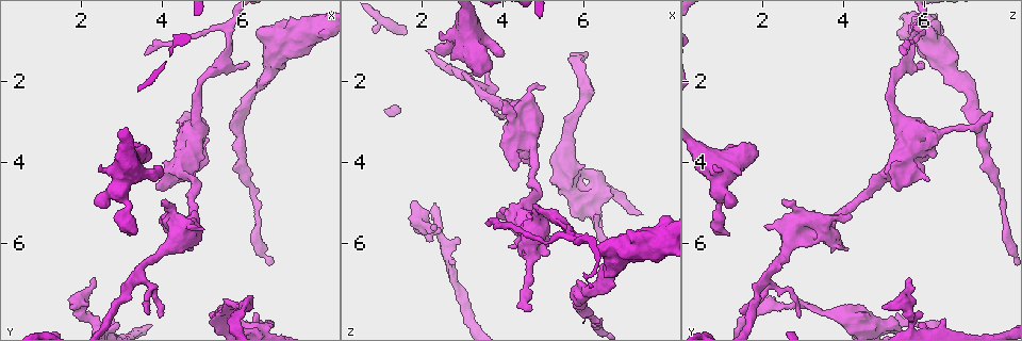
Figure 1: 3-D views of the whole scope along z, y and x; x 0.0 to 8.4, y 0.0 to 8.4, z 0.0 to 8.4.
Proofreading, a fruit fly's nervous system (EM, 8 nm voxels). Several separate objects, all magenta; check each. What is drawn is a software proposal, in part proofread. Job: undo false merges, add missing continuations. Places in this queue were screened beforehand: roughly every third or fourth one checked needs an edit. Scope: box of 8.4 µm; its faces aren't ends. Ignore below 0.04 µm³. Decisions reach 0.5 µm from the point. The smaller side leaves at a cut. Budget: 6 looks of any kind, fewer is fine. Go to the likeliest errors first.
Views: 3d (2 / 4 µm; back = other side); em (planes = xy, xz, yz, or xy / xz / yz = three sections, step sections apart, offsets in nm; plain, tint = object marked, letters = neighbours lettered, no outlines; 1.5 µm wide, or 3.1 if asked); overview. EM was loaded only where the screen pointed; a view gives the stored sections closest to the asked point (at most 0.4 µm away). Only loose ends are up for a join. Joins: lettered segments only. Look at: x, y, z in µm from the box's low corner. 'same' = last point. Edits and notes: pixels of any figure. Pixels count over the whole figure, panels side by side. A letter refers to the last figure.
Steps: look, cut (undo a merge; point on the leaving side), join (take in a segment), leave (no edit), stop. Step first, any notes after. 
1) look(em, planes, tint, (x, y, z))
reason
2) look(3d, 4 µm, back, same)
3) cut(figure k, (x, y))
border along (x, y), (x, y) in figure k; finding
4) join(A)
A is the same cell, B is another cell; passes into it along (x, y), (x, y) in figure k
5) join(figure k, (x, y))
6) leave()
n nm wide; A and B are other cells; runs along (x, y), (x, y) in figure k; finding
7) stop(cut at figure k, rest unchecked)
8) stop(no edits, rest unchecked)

look(em, xy, step 4, letters, (3.20, 5.80, 1.15))
an open end

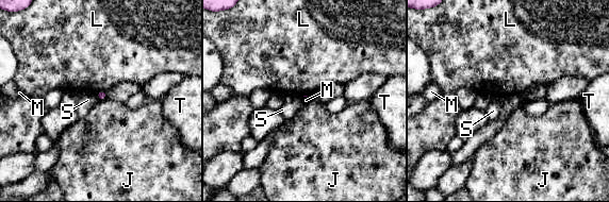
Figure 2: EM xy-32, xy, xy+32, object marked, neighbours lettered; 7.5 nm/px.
look(em, planes, letters, same)

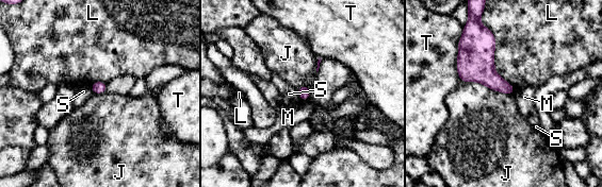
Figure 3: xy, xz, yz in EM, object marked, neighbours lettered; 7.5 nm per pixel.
leave()
J, L, M, S and T are other cells; border along (460, 80), (477, 81), (513, 95) in figure 3; none of them fits

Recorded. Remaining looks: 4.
look(3d, 4 µm, (2.05, 7.65, 5.60))
abrupt turn

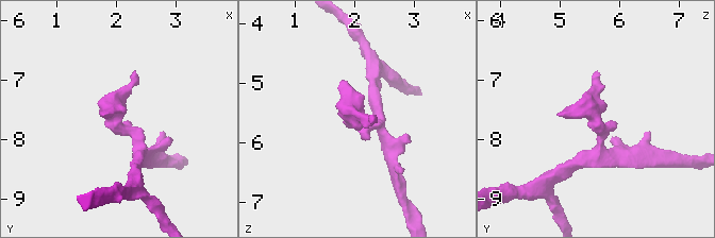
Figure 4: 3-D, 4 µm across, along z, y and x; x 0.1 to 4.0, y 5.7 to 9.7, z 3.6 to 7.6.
look(em, xz, step 4, tint, (2.00, 7.70, 5.55))

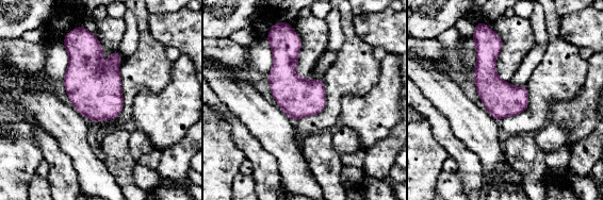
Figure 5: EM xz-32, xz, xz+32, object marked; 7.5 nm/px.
look(em, planes, letters, same)

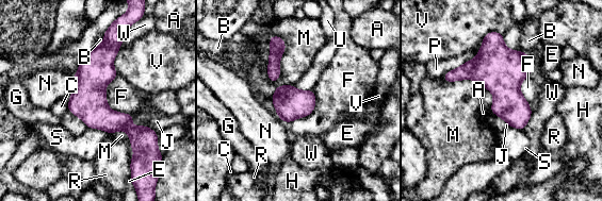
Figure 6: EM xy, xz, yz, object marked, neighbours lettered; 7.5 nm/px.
leave()
A, B, C, E, F, G, H, J, M, N, P, R, S, U, V and W are other cells; border along (67, 102), (68, 110) in figure 6; continuous, no second cell

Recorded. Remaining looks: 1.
stop(no edits, rest unchecked)

